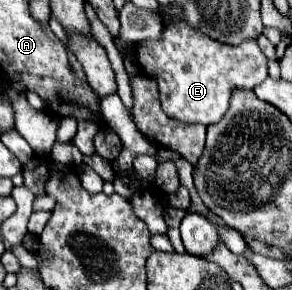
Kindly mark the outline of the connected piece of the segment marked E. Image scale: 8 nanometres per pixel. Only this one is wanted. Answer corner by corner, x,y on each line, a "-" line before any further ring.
173,19
159,39
145,39
135,45
135,51
143,73
159,85
163,111
181,123
219,123
235,89
253,89
267,77
267,57
255,39
239,45
219,43
183,19

